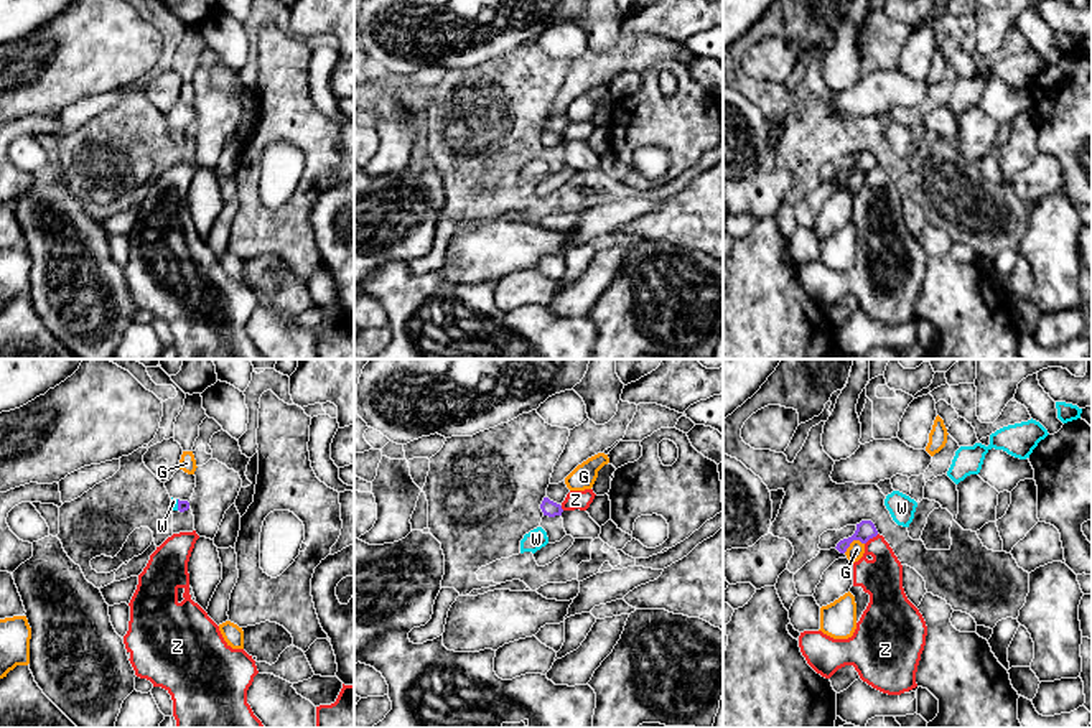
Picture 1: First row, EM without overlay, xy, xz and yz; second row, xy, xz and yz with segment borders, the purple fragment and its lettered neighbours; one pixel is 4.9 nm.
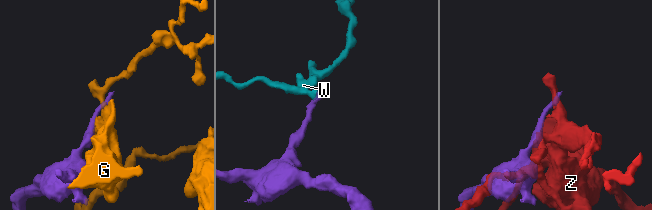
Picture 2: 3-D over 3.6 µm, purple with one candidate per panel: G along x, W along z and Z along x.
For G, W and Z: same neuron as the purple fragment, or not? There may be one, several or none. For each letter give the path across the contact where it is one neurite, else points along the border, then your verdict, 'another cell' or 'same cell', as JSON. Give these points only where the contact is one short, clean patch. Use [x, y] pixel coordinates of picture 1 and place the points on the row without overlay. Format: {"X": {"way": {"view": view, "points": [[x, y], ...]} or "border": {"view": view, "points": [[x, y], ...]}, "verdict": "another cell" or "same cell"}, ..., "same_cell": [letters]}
{"G": {"verdict": "another cell"}, "W": {"way": {"view": "xy", "points": [[183, 137], [178, 135], [173, 132]]}, "verdict": "same cell"}, "Z": {"verdict": "another cell"}, "same_cell": ["W"]}

